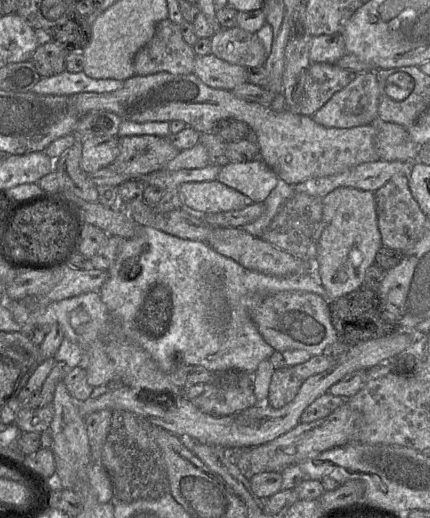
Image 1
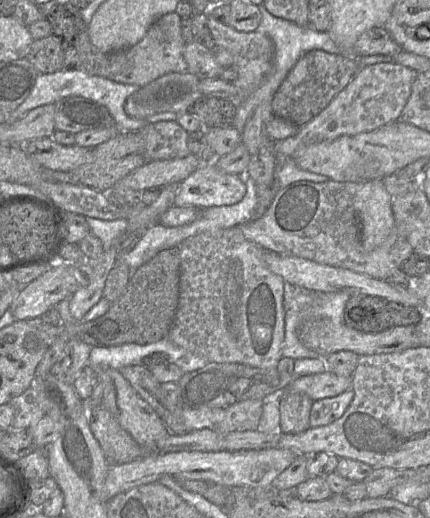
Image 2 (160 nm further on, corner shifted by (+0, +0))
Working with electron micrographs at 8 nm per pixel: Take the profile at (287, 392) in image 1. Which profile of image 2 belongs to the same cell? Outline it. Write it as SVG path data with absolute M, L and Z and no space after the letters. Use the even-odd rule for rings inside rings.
M283 392L279 402L280 431L297 434L310 428L310 412L313 401L305 394Z

